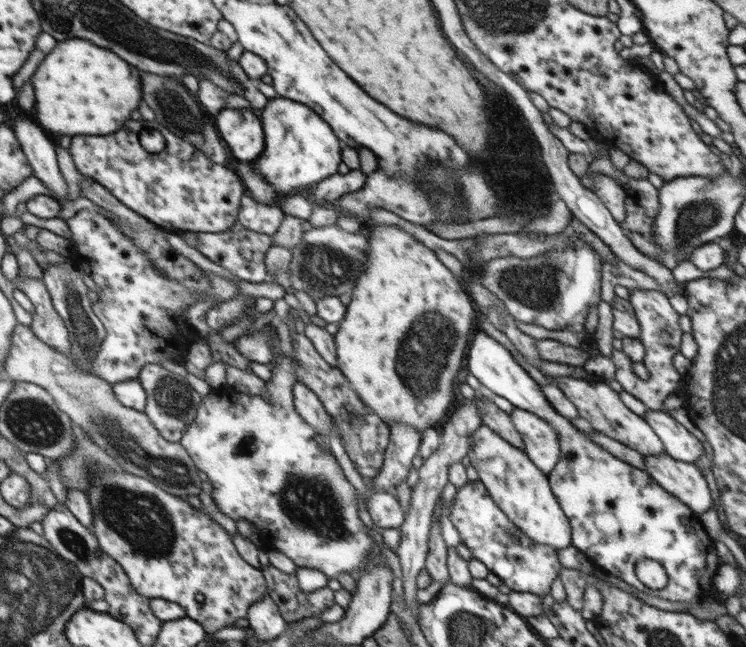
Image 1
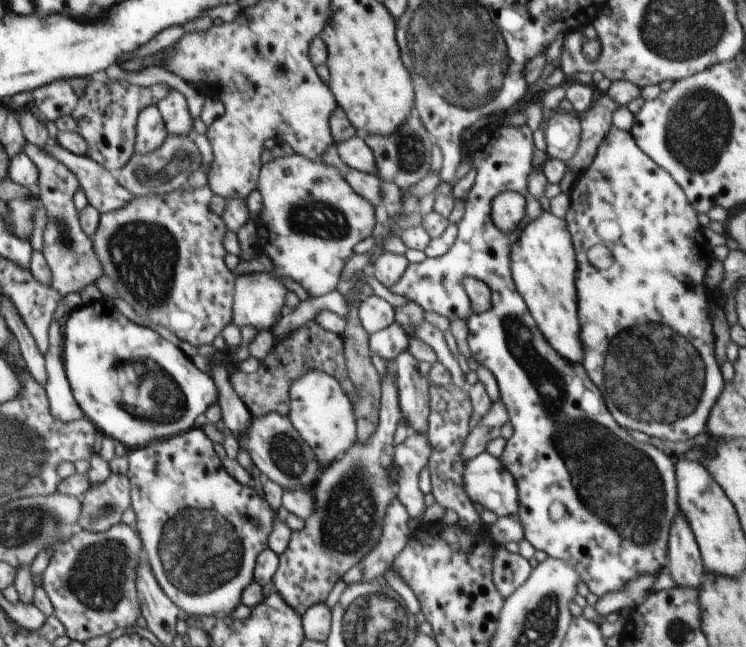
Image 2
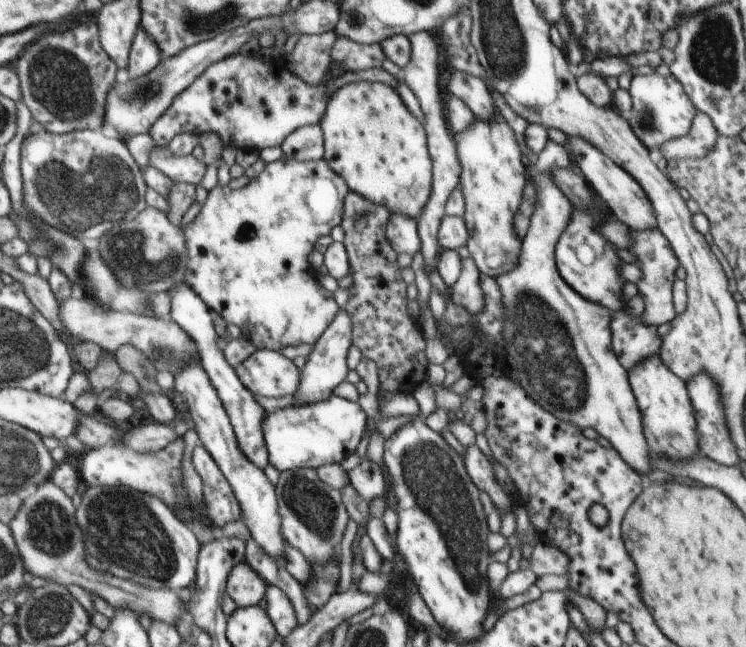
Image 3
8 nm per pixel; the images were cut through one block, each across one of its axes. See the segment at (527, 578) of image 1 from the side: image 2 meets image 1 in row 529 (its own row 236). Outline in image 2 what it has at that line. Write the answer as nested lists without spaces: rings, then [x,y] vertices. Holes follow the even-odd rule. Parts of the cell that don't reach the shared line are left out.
[[[524,121],[518,122],[519,126],[500,125],[482,129],[465,145],[476,171],[476,178],[465,200],[465,213],[457,224],[458,235],[454,244],[442,256],[426,257],[420,263],[409,263],[400,280],[390,286],[389,290],[419,304],[425,312],[437,312],[450,321],[458,318],[465,321],[471,356],[494,374],[500,398],[508,410],[514,428],[514,434],[507,440],[499,460],[515,478],[518,486],[520,508],[516,516],[522,524],[524,539],[536,550],[546,552],[548,557],[568,562],[580,574],[590,592],[601,597],[608,592],[622,590],[626,582],[632,582],[640,576],[657,576],[669,563],[669,532],[678,514],[676,460],[653,445],[650,446],[650,443],[632,440],[632,436],[614,422],[614,418],[604,408],[605,400],[600,390],[590,380],[586,369],[581,364],[564,360],[549,345],[512,280],[512,245],[518,242],[522,230],[530,222],[544,214],[538,199],[528,192],[528,174],[535,169],[532,156],[534,150],[537,150],[532,138],[533,131]],[[506,191],[517,191],[526,200],[526,212],[512,232],[502,232],[492,220],[492,200]],[[468,277],[481,280],[490,288],[490,310],[480,314],[472,312],[470,298],[462,286],[462,278]],[[598,414],[604,426],[588,422],[590,418],[598,420]],[[564,422],[574,424],[570,432],[563,432],[564,436],[560,438],[558,446],[560,450],[557,450],[552,436],[557,436],[560,432],[552,430],[556,430],[556,426],[564,428]]]

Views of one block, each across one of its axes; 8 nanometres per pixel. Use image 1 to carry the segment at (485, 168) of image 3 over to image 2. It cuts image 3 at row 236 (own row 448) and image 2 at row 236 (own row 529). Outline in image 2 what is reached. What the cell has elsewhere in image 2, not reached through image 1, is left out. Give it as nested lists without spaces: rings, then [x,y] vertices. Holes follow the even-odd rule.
[[[546,211],[534,222],[530,222],[522,230],[518,242],[512,245],[510,270],[520,296],[524,298],[532,318],[549,345],[564,360],[572,364],[582,364],[584,348],[580,340],[576,294],[578,262],[567,222]]]

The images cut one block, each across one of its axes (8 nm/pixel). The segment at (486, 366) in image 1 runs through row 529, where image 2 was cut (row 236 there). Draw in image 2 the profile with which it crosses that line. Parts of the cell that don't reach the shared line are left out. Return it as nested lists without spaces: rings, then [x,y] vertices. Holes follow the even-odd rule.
[[[612,127],[610,132],[606,134],[606,138],[602,140],[602,144],[598,147],[598,154],[595,154],[594,162],[588,166],[585,171],[581,171],[568,192],[570,206],[566,212],[565,221],[570,231],[576,260],[578,262],[578,270],[576,273],[576,294],[578,294],[578,320],[580,320],[580,340],[582,340],[582,348],[584,348],[584,360],[582,366],[586,369],[590,380],[596,384],[602,394],[610,414],[614,416],[614,420],[628,430],[640,430],[648,436],[656,436],[662,440],[673,440],[674,442],[688,442],[699,434],[706,434],[706,422],[710,410],[722,390],[724,390],[725,380],[716,361],[714,354],[716,336],[713,332],[713,320],[710,315],[712,305],[719,304],[704,284],[706,270],[710,267],[713,257],[712,247],[707,243],[704,232],[698,222],[698,213],[688,198],[684,194],[684,190],[678,186],[678,183],[663,169],[660,168],[643,150],[634,142],[631,132],[620,130]],[[596,244],[604,244],[606,248],[612,252],[614,264],[608,269],[598,269],[588,261],[586,252],[596,246]]]

